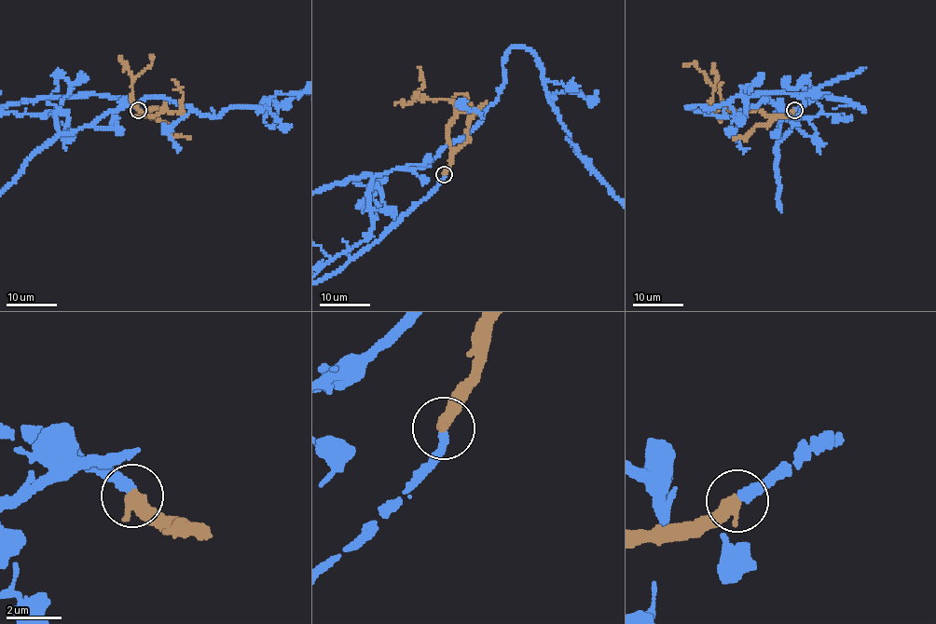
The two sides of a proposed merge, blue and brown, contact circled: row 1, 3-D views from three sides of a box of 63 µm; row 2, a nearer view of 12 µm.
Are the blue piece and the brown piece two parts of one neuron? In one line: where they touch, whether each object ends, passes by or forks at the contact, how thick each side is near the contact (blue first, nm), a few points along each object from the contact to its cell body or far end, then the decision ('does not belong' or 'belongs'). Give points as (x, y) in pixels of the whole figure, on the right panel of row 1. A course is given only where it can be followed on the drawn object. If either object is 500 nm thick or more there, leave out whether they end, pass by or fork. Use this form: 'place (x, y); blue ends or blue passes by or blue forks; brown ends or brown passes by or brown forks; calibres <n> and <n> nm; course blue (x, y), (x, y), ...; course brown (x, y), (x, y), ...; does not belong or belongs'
place (794, 110); blue ends; brown ends; calibres 360 and 480 nm; course brown (794, 110), (767, 116), (758, 110), (730, 112), (720, 121), (710, 109), (713, 88), (694, 64), (682, 64); belongs

